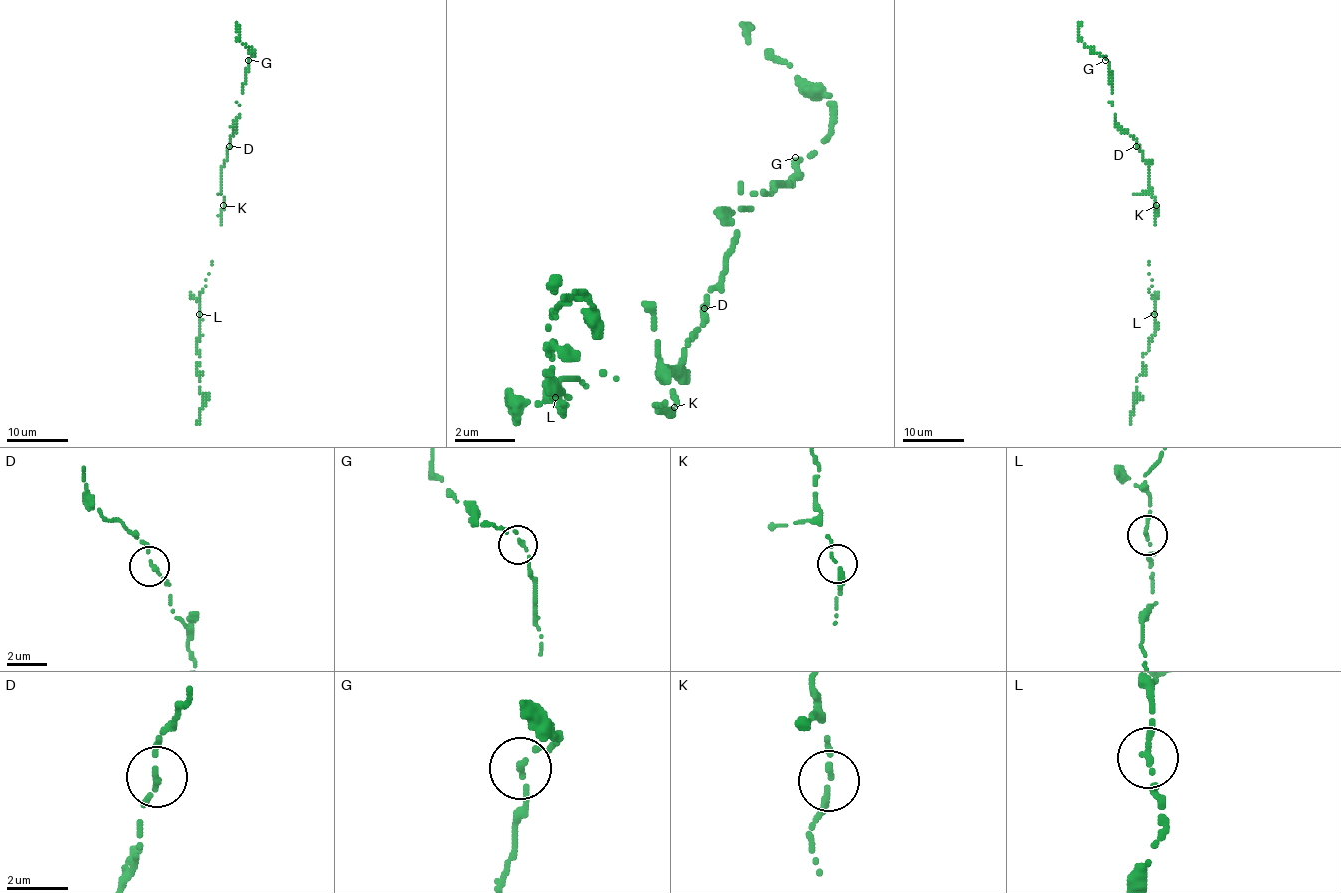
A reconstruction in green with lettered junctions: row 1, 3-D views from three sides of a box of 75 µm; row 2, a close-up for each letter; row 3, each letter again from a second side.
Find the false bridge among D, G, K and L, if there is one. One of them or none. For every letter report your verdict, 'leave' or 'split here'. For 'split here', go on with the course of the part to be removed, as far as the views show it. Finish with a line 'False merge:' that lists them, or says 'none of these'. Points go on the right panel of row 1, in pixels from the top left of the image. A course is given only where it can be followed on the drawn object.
D: leave
G: leave
K: leave
L: leave
False merge: none of these

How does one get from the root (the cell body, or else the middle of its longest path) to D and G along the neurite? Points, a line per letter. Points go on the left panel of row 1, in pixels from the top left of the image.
D: (222, 209), (220, 173), (229, 146)
G: (222, 209), (220, 173), (229, 138), (236, 130), (237, 101), (249, 66), (248, 60)

